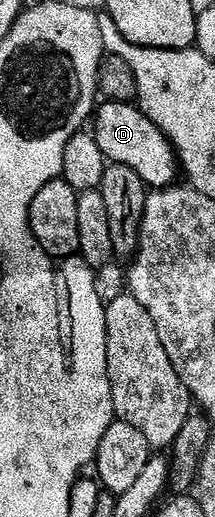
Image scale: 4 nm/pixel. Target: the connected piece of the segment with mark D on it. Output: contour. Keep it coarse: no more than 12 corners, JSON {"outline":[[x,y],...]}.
{"outline":[[104,101],[93,133],[108,163],[148,187],[180,177],[175,147],[138,105]]}

